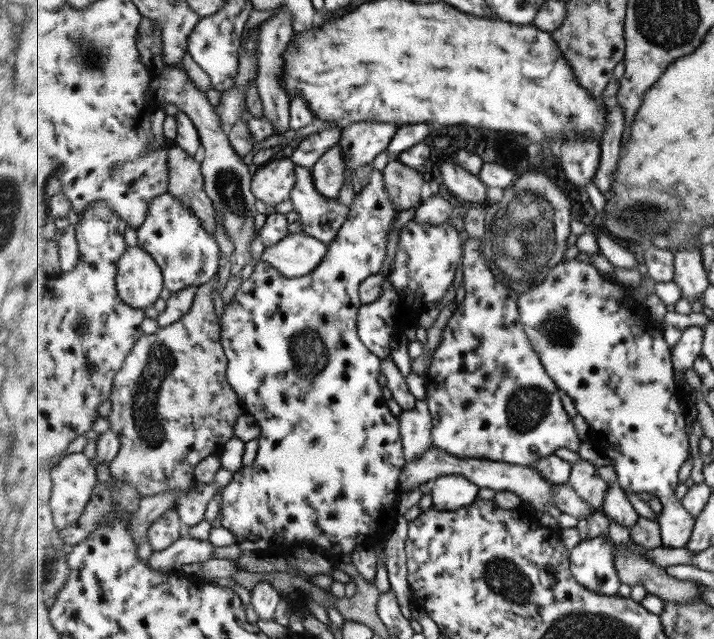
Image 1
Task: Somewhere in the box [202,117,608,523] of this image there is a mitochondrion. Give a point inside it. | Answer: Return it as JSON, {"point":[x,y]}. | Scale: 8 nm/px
{"point":[525,241]}

